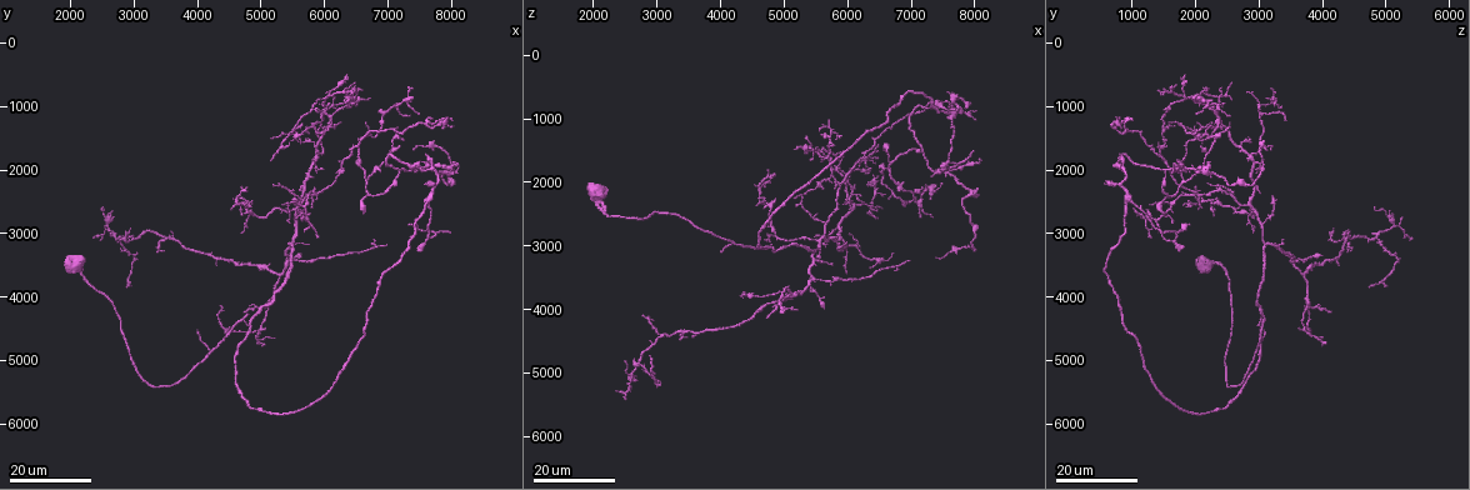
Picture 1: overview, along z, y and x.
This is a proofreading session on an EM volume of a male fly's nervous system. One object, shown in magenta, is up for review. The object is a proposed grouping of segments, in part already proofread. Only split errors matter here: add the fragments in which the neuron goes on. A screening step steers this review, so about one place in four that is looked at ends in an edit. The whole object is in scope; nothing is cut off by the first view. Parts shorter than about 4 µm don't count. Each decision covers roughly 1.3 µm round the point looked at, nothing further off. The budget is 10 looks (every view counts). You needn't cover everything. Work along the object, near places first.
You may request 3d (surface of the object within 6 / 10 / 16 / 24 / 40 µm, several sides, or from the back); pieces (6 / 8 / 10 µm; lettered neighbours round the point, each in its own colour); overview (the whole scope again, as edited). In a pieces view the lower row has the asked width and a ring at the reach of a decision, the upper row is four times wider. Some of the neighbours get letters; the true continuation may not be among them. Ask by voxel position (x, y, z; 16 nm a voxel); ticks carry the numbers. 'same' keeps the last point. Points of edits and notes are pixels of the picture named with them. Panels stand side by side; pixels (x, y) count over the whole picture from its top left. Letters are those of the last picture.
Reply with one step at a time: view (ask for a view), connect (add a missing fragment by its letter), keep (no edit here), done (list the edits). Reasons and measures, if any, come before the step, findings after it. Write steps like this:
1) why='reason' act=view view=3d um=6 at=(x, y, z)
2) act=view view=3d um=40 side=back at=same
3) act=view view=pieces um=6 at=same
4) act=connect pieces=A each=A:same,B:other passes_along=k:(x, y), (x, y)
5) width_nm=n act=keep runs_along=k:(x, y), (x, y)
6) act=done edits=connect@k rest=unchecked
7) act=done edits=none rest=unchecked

why='thin end' act=view view=3d um=16 at=(6450, 750, 1400)

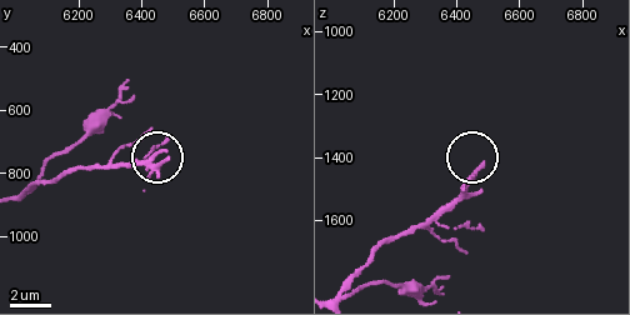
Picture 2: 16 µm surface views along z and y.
act=view view=pieces um=10 at=(6480, 750, 1420)

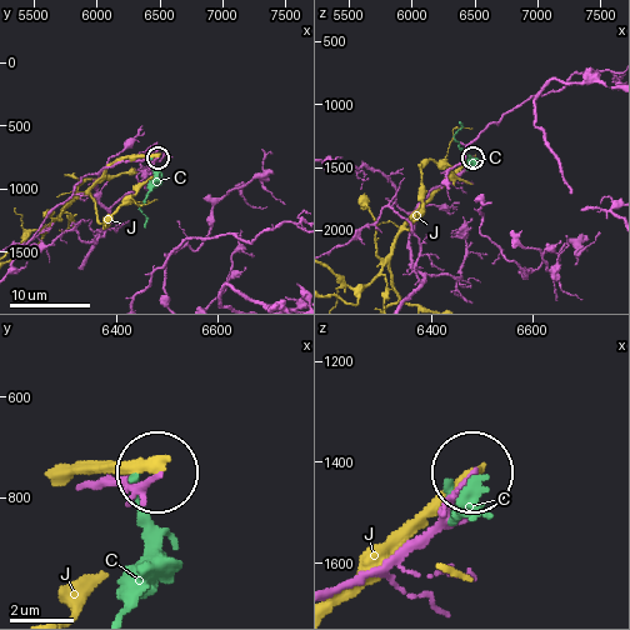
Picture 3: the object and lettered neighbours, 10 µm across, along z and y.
act=keep each=C:other,J:other runs_along=3:(95, 483), (156, 478) found='none of them fits'

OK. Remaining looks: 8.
why='an open end' act=view view=3d um=16 at=(6000, 1250, 3450)

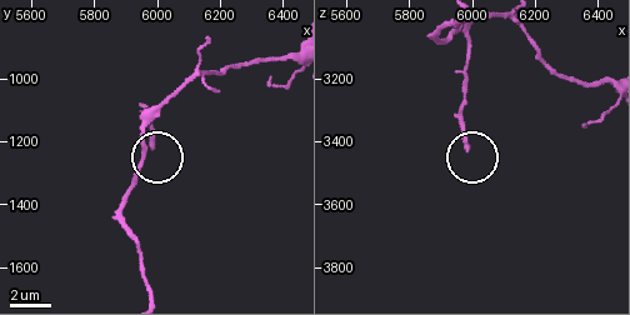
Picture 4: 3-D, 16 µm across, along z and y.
act=view view=3d um=6 at=(5980, 1220, 3430)

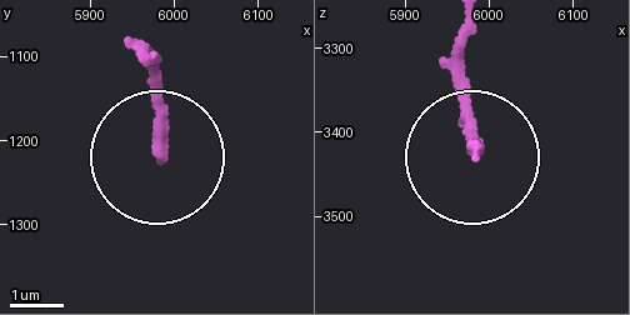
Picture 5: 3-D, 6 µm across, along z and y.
act=view view=pieces um=6 at=(5985, 1210, 3420)

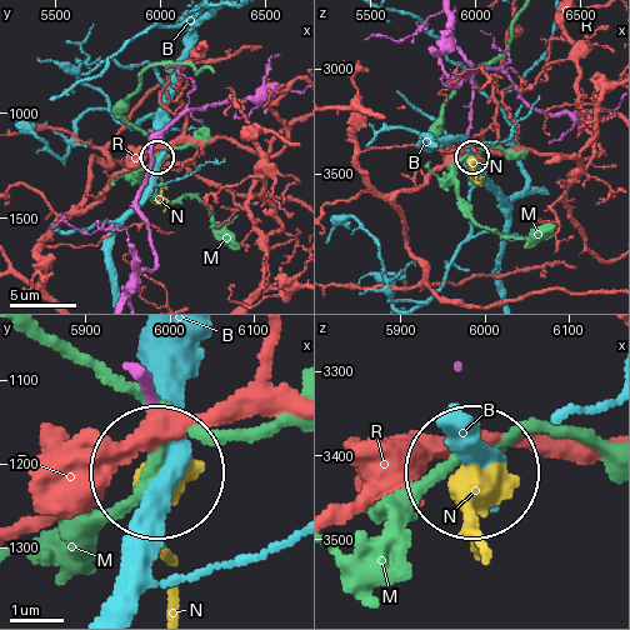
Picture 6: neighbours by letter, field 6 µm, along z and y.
act=connect pieces=N each=B:other,M:other,N:same,R:other found='the neuron continues'

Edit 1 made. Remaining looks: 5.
act=view view=overview

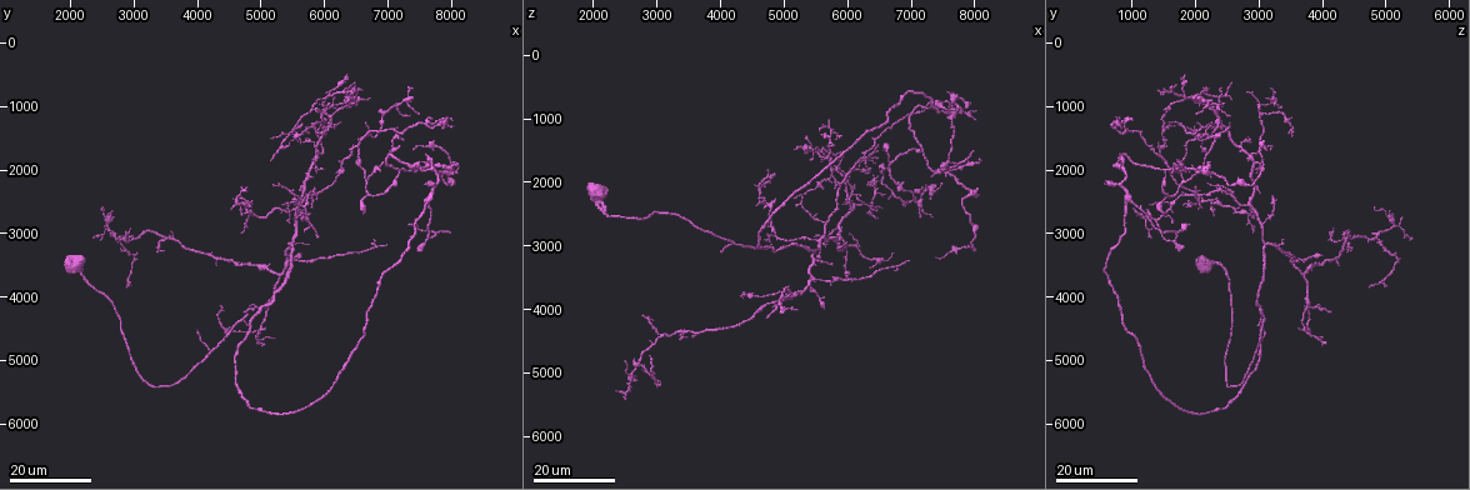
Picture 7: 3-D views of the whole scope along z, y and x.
why='an open end' act=view view=3d um=16 at=(7000, 3200, 3250)

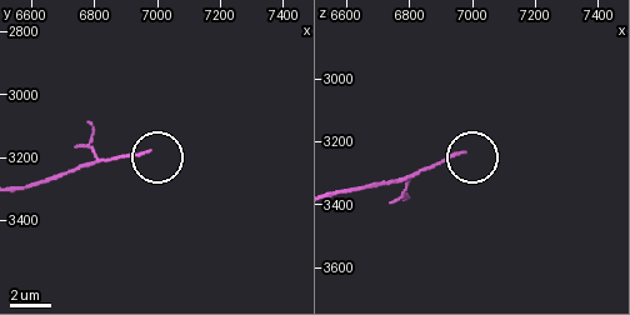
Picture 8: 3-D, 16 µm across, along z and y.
act=view view=pieces um=10 at=(6970, 3180, 3240)

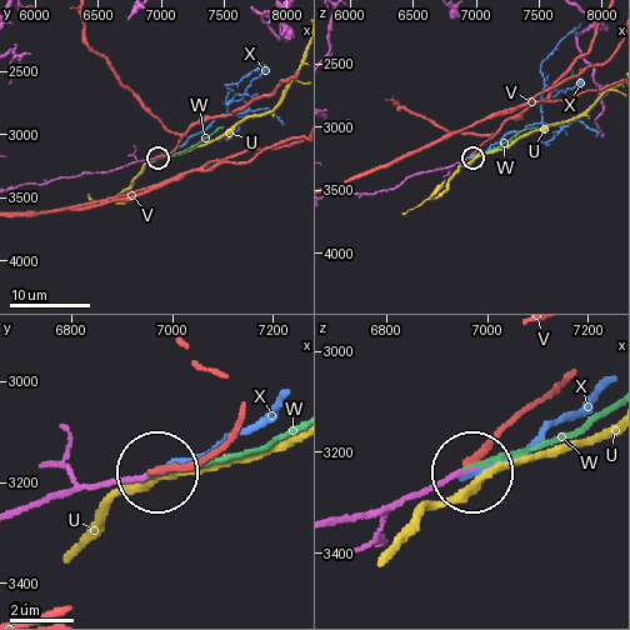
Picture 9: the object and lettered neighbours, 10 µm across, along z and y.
act=connect pieces=W each=U:other,V:other,W:same,X:other passes_along=9:(135, 164), (184, 151), (223, 126) found='it goes on there'

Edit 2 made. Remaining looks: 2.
act=done edits=connect@6,connect@9 rest=unchecked

